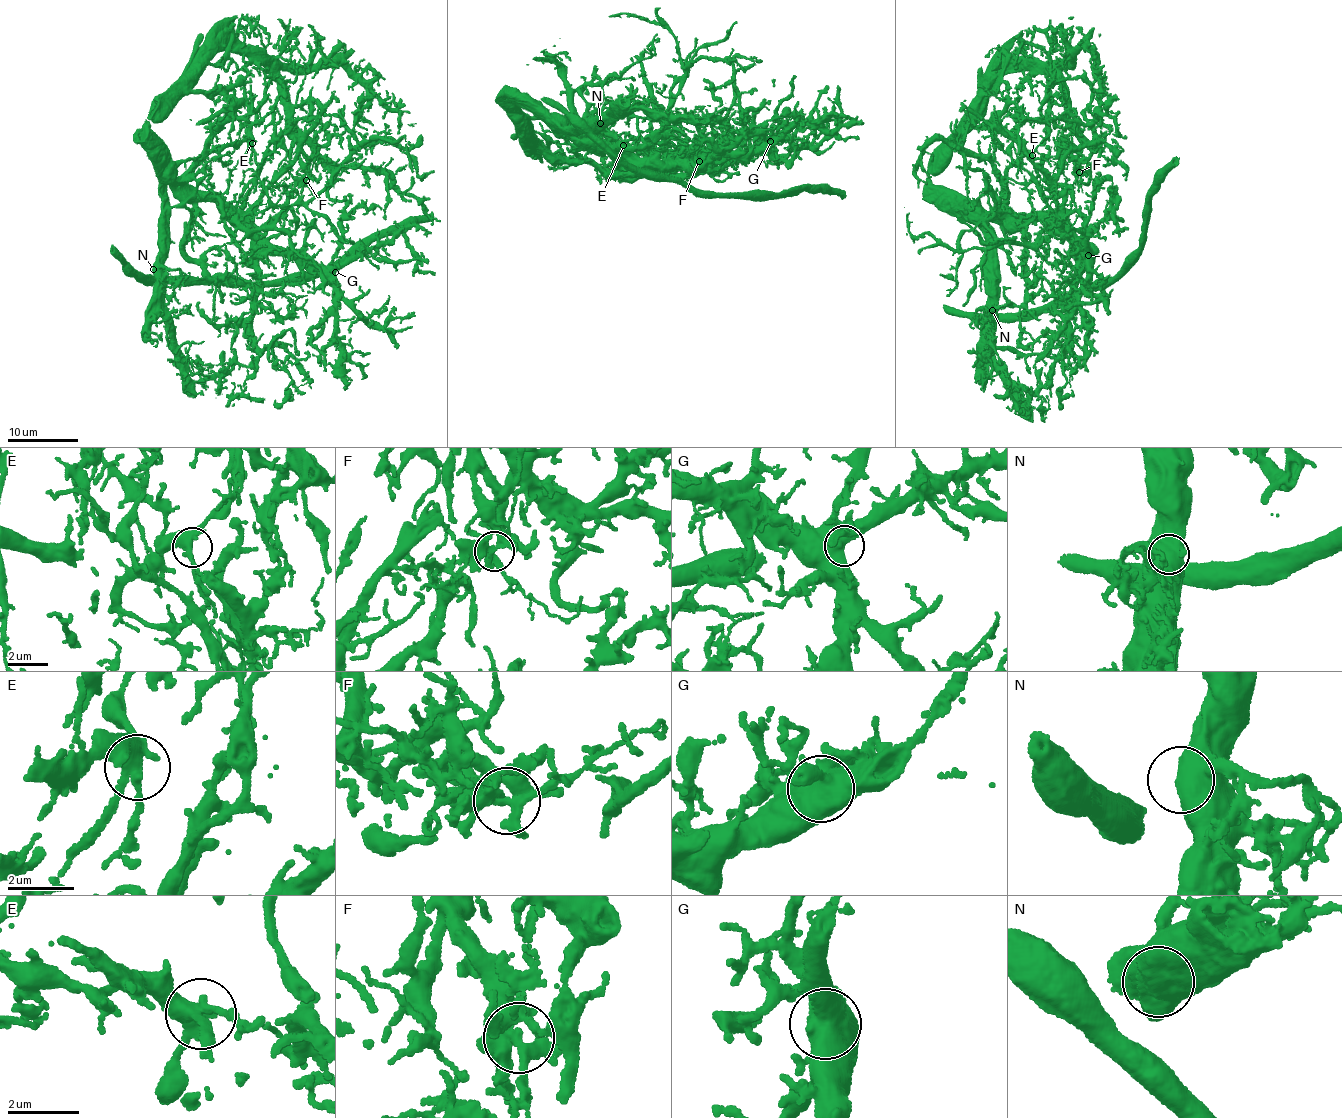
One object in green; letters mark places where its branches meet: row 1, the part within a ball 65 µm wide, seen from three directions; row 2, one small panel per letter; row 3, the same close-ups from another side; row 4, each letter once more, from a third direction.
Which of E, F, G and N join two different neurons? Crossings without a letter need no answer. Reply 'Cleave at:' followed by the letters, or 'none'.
Cleave at: none

